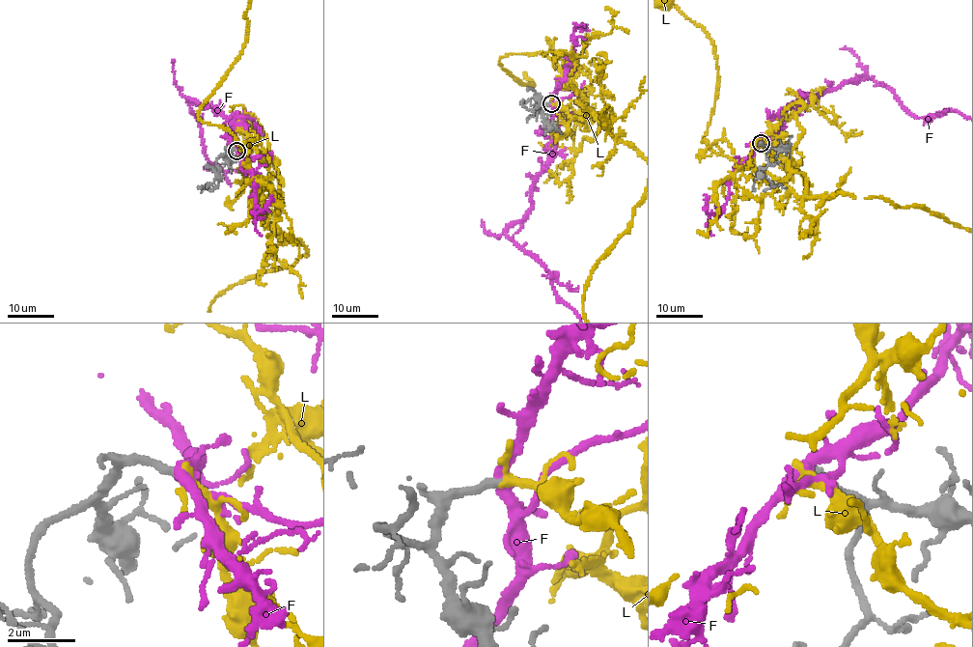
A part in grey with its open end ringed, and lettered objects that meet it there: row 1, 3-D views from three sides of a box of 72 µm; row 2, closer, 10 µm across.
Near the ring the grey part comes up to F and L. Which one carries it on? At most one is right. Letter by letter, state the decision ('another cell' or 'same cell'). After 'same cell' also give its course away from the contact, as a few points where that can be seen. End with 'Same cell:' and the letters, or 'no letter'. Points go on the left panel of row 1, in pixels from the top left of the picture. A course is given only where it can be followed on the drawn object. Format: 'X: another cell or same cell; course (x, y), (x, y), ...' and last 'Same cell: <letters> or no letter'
F: another cell
L: same cell
Same cell: L

